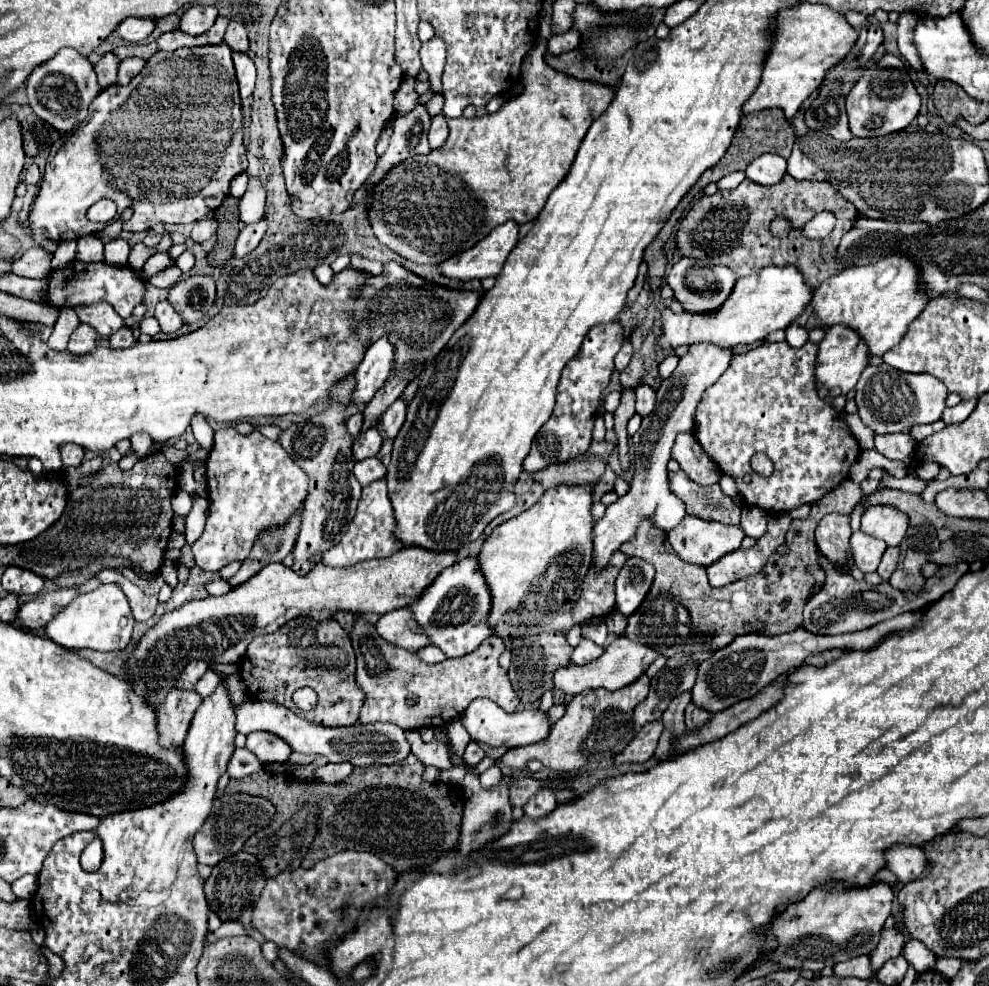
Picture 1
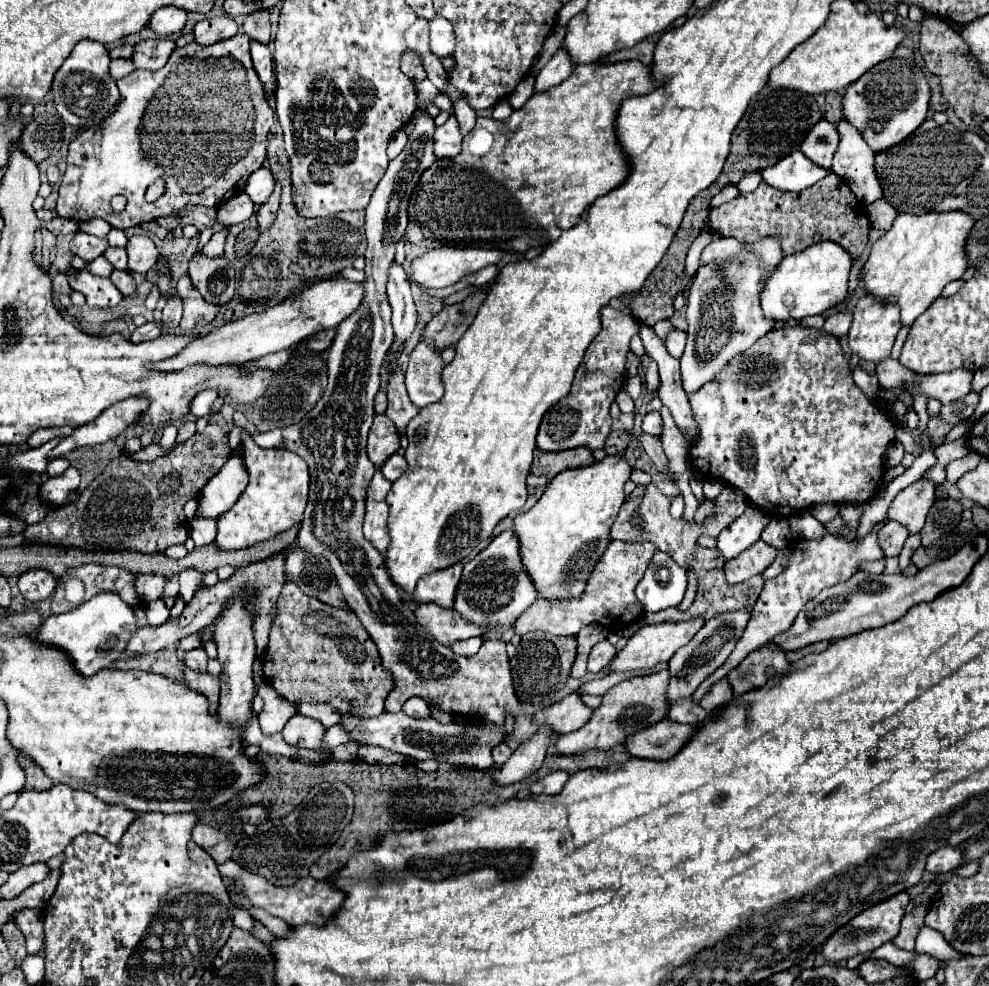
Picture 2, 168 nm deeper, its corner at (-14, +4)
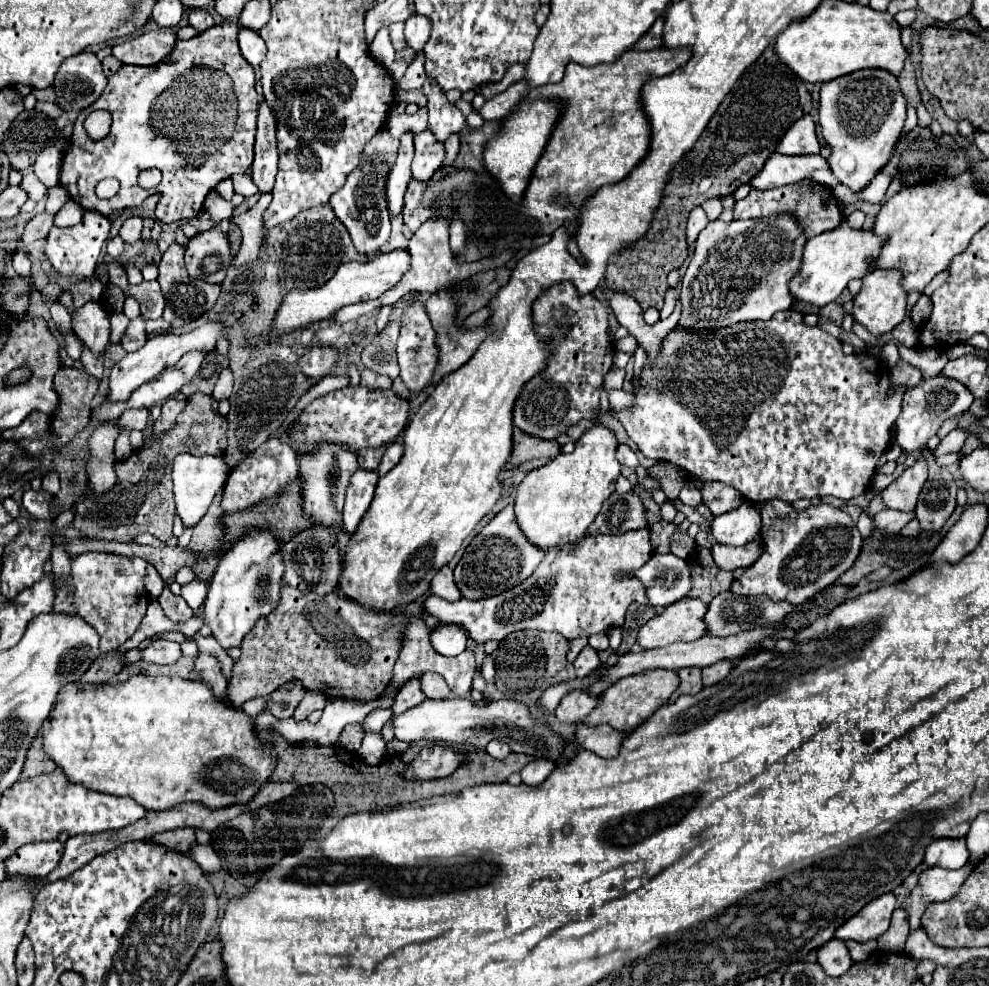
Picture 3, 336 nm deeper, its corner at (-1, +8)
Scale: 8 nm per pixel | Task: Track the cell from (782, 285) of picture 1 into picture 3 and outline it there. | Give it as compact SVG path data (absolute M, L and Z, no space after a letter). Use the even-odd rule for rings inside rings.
M844 216L838 224L838 230L828 230L826 234L818 234L808 240L804 248L802 268L790 282L792 294L798 300L826 306L842 294L850 280L864 278L868 272L874 270L872 262L878 260L878 250L882 242L886 242L886 236L876 236L872 228L852 228Z

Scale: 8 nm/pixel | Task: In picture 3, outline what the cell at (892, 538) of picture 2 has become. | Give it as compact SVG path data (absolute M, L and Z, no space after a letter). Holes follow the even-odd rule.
M882 510L874 516L874 522L880 530L886 530L890 534L900 532L912 518L916 518L914 512L898 512L898 510Z

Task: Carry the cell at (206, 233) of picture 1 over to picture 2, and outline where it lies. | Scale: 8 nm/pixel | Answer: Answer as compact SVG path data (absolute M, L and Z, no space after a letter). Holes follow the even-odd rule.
M241 192L219 206L217 224L221 224L221 228L231 228L233 224L247 220L251 214L253 214L253 202L245 192Z

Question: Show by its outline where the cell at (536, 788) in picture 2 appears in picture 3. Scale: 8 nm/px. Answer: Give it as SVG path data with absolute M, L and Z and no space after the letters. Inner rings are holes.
M530 760L524 768L522 768L522 782L528 786L538 786L546 780L546 776L554 770L554 762L548 760Z

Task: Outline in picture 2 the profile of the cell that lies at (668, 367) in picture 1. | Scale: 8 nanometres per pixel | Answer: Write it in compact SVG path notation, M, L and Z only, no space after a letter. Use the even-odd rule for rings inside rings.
M683 330L671 332L667 338L667 352L679 360L683 356L683 350L685 350L685 332Z

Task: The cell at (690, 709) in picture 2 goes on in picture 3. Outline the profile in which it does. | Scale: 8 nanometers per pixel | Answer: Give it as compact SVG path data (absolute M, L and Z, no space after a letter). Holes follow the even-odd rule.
M682 668L678 672L680 686L678 694L698 694L702 690L702 670L700 668Z

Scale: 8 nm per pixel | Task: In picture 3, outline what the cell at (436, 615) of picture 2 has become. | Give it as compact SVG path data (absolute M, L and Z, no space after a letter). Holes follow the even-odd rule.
M630 530L626 534L618 536L590 536L582 538L574 550L566 550L566 546L554 546L554 550L546 552L544 560L540 566L534 570L530 578L526 578L522 584L506 590L506 594L498 594L494 598L482 598L482 600L458 600L458 602L448 602L438 596L428 596L424 602L424 608L428 614L438 618L440 624L458 624L462 626L472 640L476 642L488 642L488 640L502 640L514 630L544 630L544 632L560 632L568 640L598 634L598 632L608 632L612 628L620 628L624 624L626 610L632 602L640 602L644 606L652 606L650 600L646 598L646 588L642 588L642 582L638 578L616 578L618 570L638 570L644 566L652 556L652 546L650 546L650 530Z

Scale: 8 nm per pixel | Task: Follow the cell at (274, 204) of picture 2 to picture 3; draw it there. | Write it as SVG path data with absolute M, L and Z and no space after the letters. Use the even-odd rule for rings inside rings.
M266 100L260 102L258 108L258 132L256 132L256 148L254 148L254 164L252 164L252 180L260 188L260 192L268 192L274 186L274 178L278 172L278 148L276 148L276 118Z

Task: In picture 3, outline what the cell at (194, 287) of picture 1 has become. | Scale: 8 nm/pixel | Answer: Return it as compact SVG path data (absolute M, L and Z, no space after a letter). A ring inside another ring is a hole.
M212 226L192 238L186 246L186 268L192 278L204 282L222 282L232 262L228 234L220 226Z

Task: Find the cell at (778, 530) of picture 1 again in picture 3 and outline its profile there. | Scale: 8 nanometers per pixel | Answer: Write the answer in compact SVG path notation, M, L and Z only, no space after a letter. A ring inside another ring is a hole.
M760 536L740 548L722 546L722 544L714 544L714 548L712 548L716 566L720 570L728 570L728 572L734 572L738 568L746 568L746 566L754 564L760 554L762 554L762 538Z

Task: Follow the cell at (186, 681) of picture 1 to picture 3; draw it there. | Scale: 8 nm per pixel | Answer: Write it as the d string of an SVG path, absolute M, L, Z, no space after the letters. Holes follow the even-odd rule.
M156 638L142 650L142 658L140 660L154 662L154 664L172 664L180 656L182 656L182 652L180 652L180 644L178 642Z

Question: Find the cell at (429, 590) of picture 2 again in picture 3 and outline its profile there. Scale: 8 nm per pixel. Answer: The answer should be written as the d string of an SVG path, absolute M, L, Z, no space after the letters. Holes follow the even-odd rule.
M444 566L442 570L438 570L438 574L432 580L430 590L432 590L432 594L436 594L440 598L446 598L446 600L460 600L462 598L458 586L454 584L452 570L448 566Z

